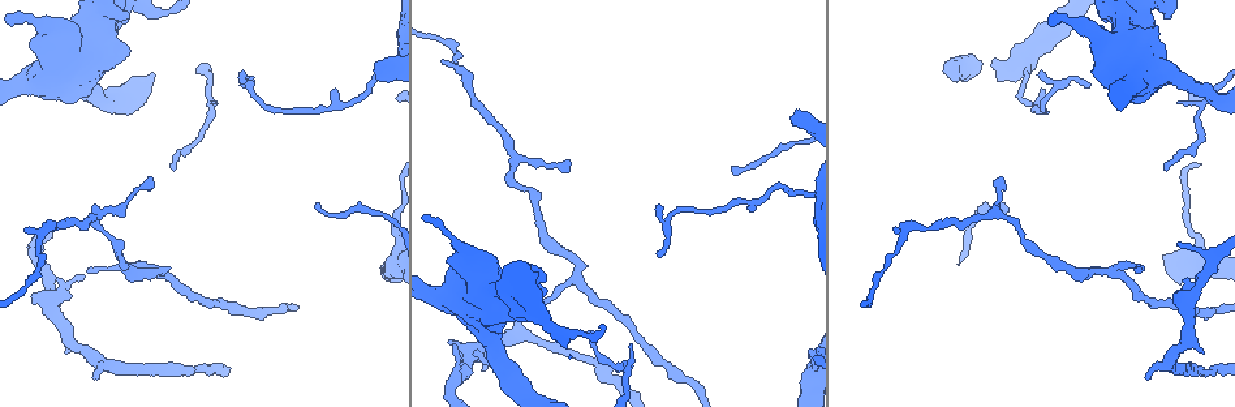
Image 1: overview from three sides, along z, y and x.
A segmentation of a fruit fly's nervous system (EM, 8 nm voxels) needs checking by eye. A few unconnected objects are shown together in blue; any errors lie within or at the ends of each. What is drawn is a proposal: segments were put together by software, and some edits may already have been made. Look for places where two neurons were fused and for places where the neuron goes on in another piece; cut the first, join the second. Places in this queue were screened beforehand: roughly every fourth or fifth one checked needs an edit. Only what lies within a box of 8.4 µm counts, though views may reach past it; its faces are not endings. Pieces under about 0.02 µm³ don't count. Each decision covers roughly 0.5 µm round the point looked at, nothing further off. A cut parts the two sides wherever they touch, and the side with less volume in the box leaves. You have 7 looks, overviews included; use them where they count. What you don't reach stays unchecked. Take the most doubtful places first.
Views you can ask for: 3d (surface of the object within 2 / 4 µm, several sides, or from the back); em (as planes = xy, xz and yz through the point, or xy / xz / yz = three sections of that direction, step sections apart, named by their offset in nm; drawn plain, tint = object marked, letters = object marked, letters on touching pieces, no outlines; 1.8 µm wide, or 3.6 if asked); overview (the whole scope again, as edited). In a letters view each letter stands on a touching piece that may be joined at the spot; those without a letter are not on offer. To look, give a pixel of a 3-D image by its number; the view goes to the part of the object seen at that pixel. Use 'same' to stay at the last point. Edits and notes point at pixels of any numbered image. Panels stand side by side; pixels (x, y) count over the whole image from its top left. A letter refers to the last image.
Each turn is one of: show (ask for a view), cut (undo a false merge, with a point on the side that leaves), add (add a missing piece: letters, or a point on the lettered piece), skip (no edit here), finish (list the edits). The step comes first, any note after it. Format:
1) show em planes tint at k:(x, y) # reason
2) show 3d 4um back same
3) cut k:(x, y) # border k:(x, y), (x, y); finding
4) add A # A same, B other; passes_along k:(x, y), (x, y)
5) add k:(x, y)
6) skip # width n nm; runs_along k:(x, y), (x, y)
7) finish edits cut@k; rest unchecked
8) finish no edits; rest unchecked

show em planes letters at 1:(96, 378) # an open end

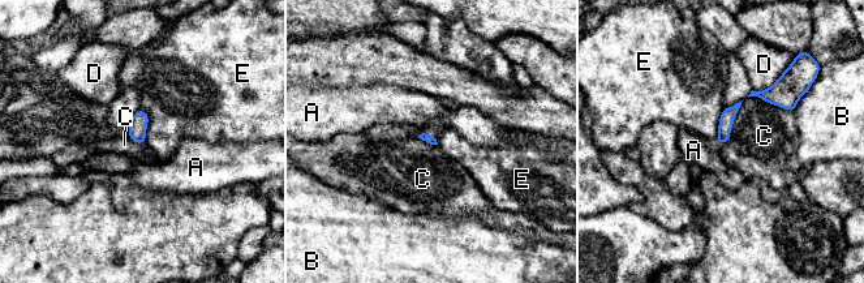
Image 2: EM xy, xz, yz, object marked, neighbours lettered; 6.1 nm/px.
skip # A other, B other, C other, D other, E other; border 2:(743, 101), (730, 137), (721, 145); no lettered piece goes on from it

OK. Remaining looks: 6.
show em planes letters at 1:(448, 339) # branch stops here

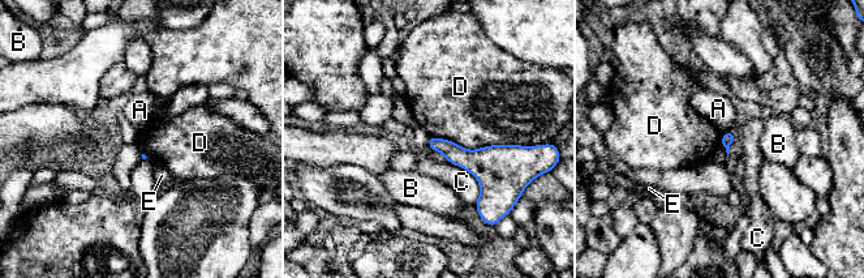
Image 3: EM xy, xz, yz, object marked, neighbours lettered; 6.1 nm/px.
skip # A other, B other, C other, D other, E other; border 3:(430, 136), (468, 149), (519, 145); no lettered piece goes on from it

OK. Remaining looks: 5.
show em planes letters at 1:(1002, 180) # thin end

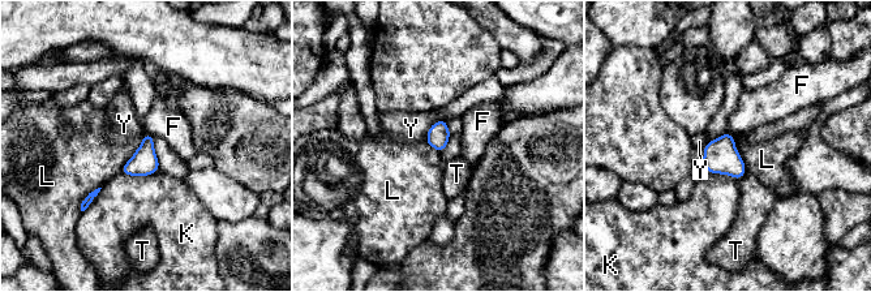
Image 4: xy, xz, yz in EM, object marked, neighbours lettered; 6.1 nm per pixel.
skip # width 140 nm; F other, K other, L other, T other, Y other; border 4:(142, 137), (141, 145), (120, 172); no lettered piece goes on from it

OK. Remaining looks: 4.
finish no edits; rest unchecked

